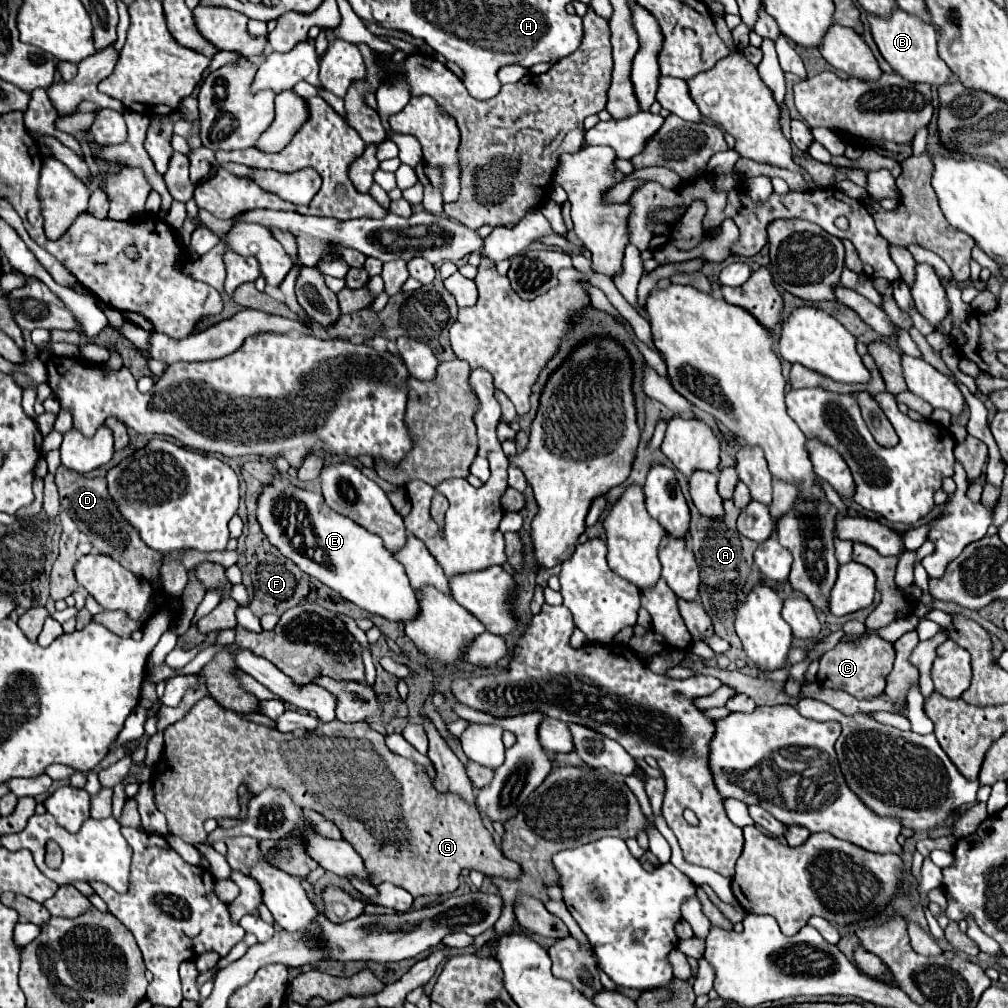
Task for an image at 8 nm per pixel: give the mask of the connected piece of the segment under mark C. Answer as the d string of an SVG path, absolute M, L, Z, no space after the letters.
M866 633L856 641L838 643L834 649L826 651L820 659L818 683L830 689L842 689L856 699L868 699L872 695L880 695L886 685L886 677L894 665L894 645L880 639L878 635Z

